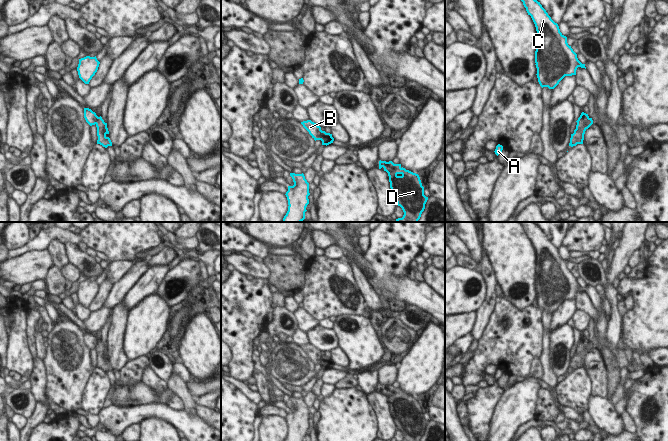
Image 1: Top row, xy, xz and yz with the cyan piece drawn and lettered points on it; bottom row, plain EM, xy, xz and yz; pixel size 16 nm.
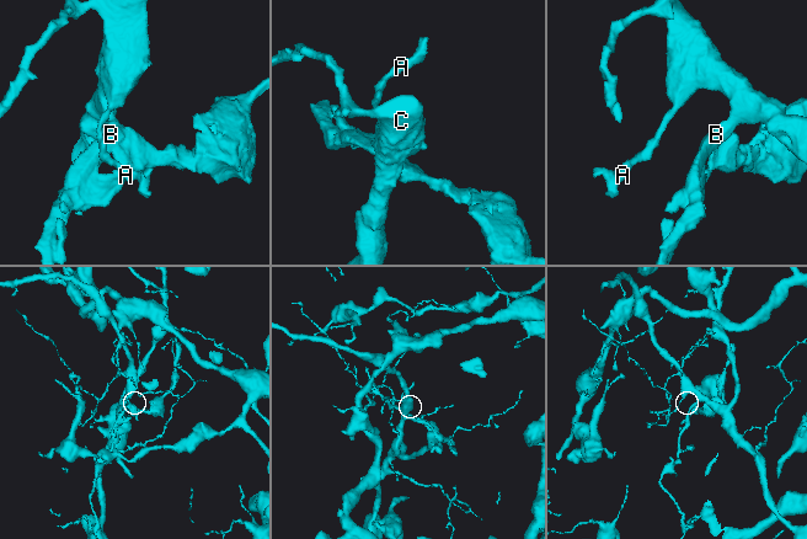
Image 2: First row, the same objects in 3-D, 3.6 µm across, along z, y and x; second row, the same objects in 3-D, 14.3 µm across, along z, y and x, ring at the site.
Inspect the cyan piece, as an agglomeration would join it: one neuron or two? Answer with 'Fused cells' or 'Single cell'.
Fused cells.

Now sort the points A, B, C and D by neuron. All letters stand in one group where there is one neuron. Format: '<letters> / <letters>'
A B C / D

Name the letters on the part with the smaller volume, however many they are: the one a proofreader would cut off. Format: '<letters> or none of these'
D.

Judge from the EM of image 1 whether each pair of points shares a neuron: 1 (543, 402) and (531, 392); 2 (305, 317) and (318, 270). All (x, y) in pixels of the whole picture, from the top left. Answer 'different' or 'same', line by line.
1: different
2: different

